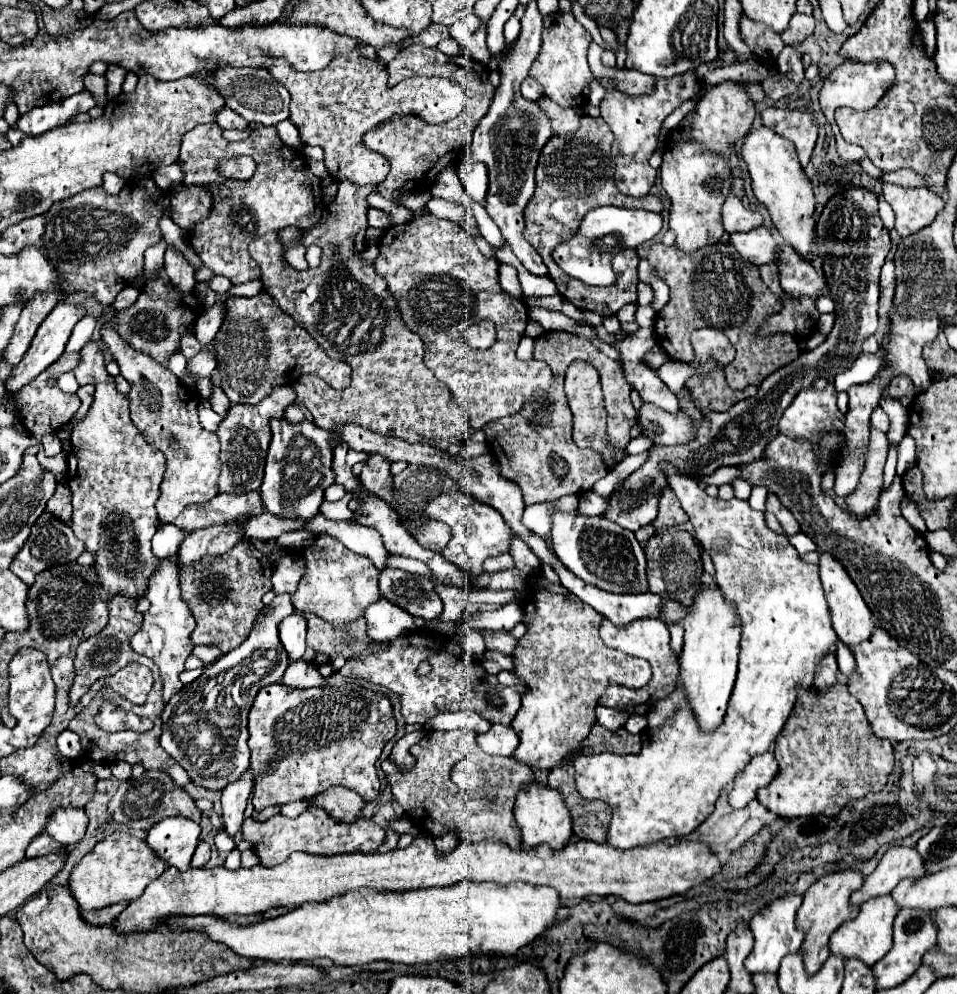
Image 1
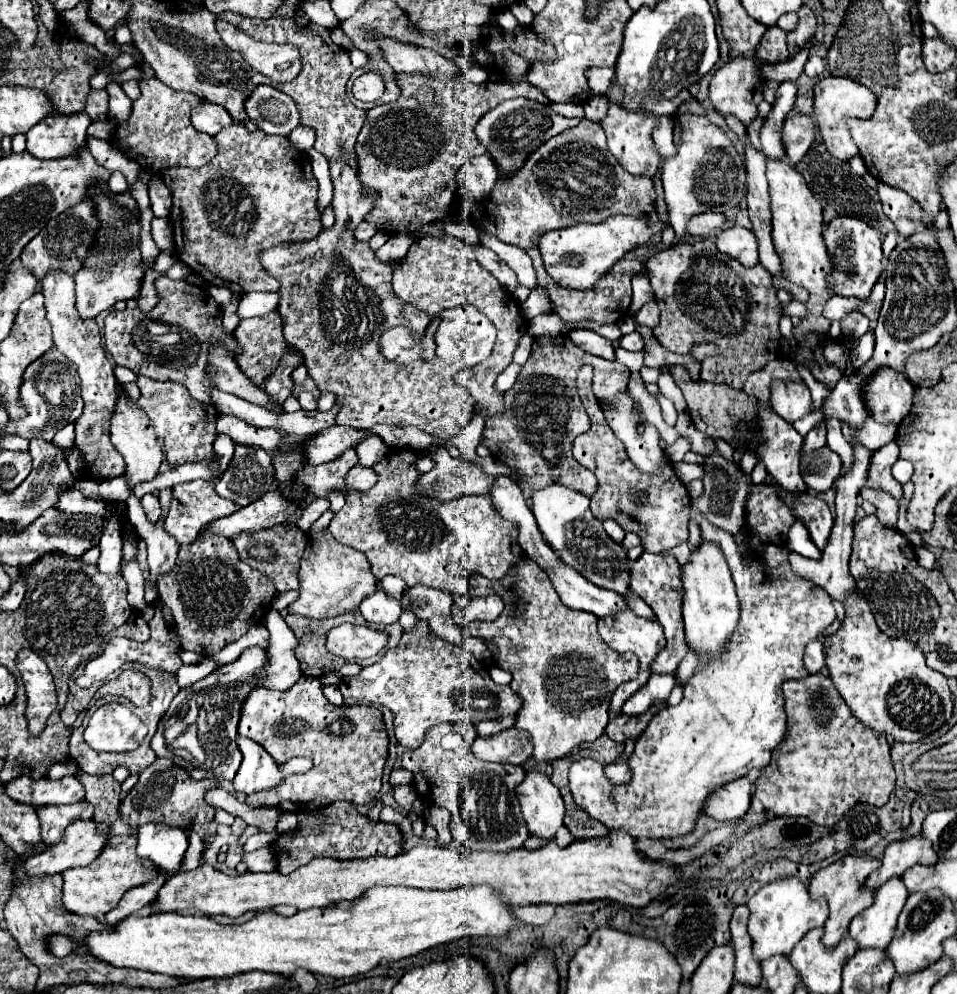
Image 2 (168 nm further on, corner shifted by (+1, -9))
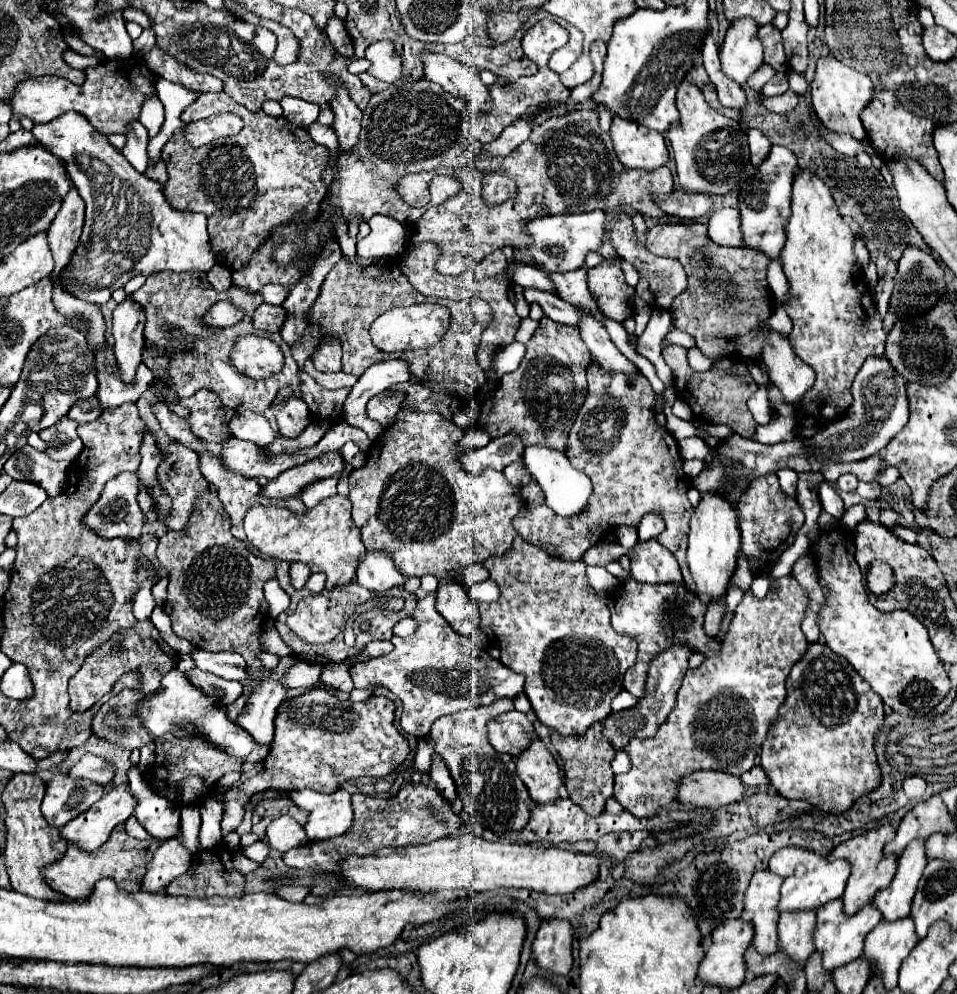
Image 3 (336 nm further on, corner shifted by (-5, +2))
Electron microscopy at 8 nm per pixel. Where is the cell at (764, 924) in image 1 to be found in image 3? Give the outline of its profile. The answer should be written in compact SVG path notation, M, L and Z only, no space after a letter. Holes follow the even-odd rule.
M782 848L770 858L770 872L784 876L782 884L782 900L778 904L780 912L786 910L806 910L806 908L820 908L822 904L840 898L850 878L850 862L848 860L828 860L812 850L804 848Z

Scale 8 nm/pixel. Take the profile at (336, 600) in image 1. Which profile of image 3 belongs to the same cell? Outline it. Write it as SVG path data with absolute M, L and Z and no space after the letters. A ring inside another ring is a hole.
M340 494L322 500L322 504L314 508L308 508L302 516L280 506L252 506L244 518L244 530L250 544L262 554L278 560L306 562L312 572L324 572L328 576L326 588L336 588L354 582L358 560L366 552L360 532L356 524L352 524L350 510L350 500Z

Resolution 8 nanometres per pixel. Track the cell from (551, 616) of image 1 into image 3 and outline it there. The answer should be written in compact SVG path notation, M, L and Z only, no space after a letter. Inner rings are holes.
M516 536L510 552L486 560L484 568L490 572L490 580L498 584L500 598L492 604L478 604L478 626L488 640L496 640L502 652L500 662L526 676L524 692L538 720L562 736L582 734L594 722L602 722L612 712L612 698L622 690L624 672L636 662L638 644L634 638L618 634L612 628L606 594L590 588L584 562L558 560L526 542L522 536Z

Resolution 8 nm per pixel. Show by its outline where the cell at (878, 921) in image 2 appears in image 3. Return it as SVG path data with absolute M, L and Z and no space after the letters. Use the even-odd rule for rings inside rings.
M914 840L914 844L906 846L898 860L894 880L888 888L884 888L884 892L874 896L874 904L880 908L886 920L898 920L910 914L910 904L926 862L926 840Z

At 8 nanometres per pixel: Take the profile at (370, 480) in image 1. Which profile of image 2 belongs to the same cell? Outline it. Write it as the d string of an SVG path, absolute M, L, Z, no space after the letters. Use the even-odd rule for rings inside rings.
M408 449L390 451L380 463L372 467L378 475L378 483L364 493L348 495L346 505L334 515L328 531L338 543L362 551L368 557L376 579L382 579L384 575L398 575L406 581L408 587L428 585L452 595L468 594L469 577L472 575L502 579L520 559L520 545L516 543L516 525L508 523L498 515L488 495L464 495L448 503L436 503L434 499L418 497L412 489L412 483L420 475L414 469L416 459L418 453Z

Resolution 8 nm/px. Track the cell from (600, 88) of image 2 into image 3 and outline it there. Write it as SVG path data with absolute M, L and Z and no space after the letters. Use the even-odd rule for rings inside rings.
M596 40L590 48L590 58L594 62L594 70L596 72L602 72L602 64L604 64L604 58L606 58L606 44L602 40Z

